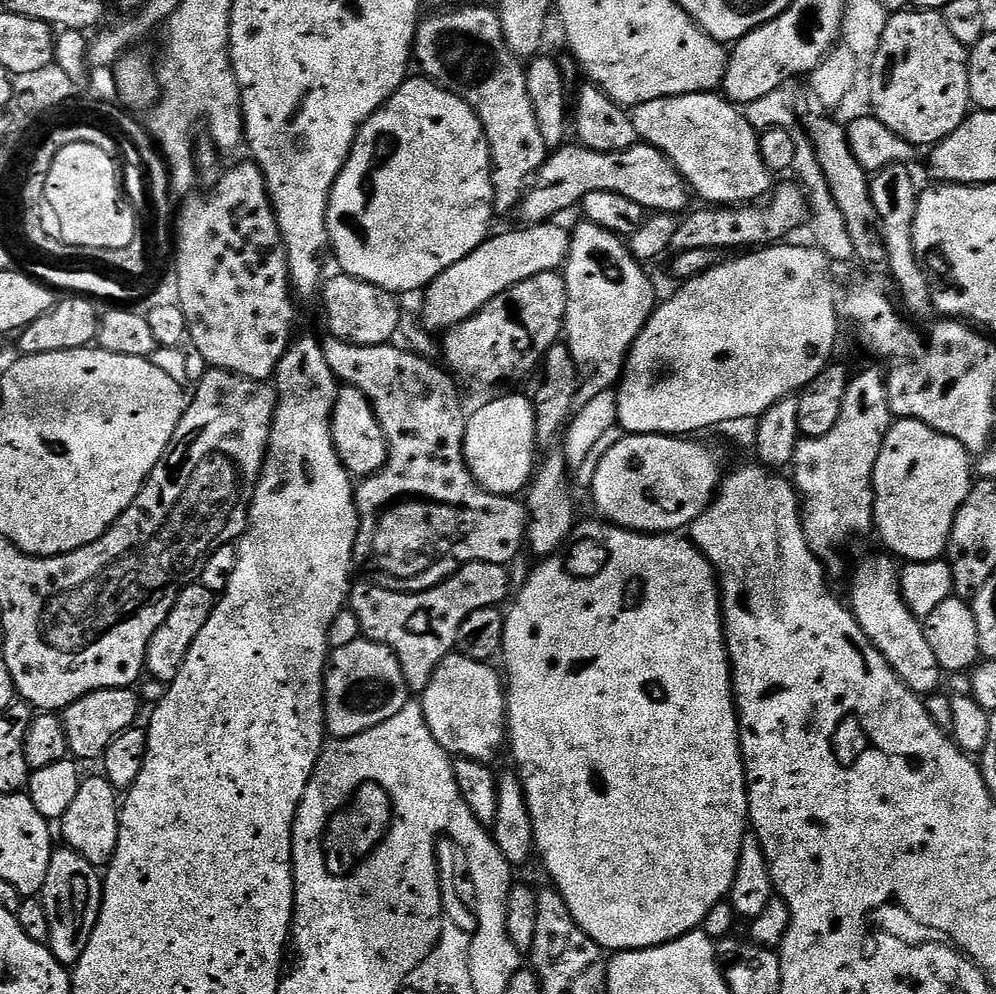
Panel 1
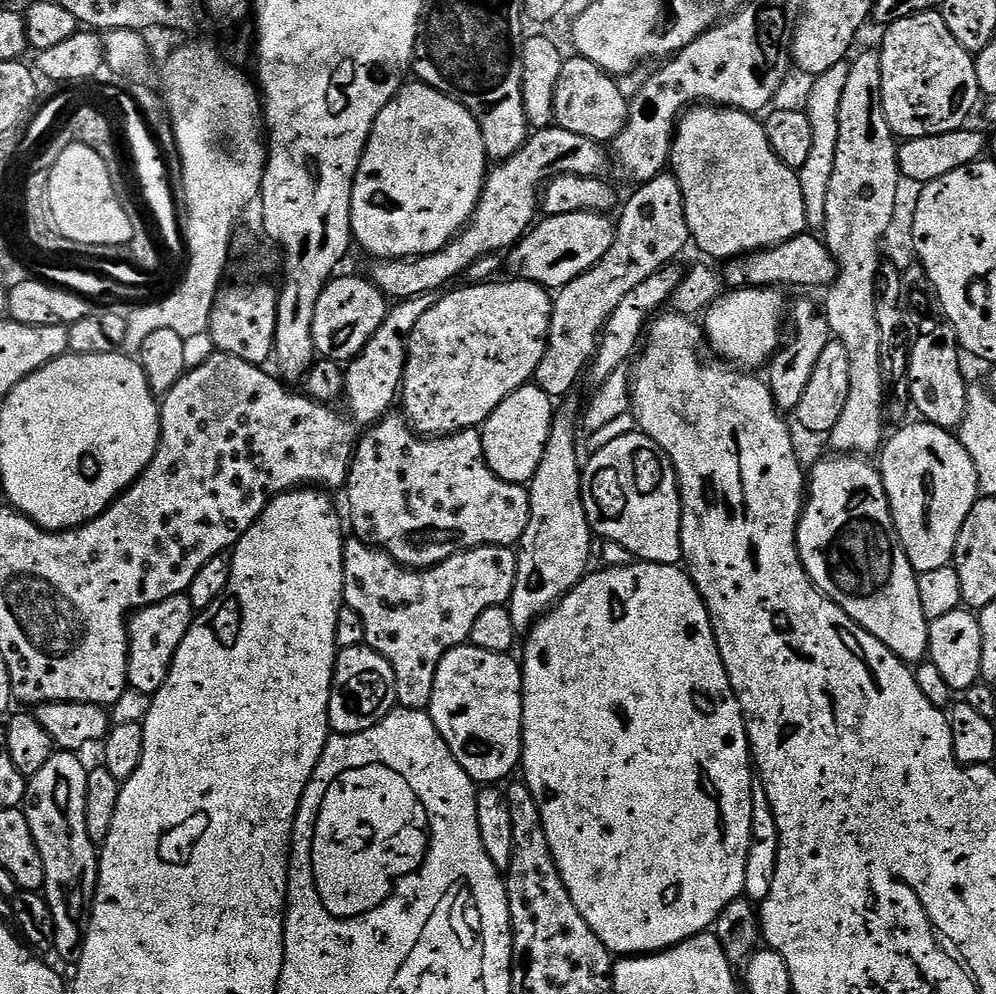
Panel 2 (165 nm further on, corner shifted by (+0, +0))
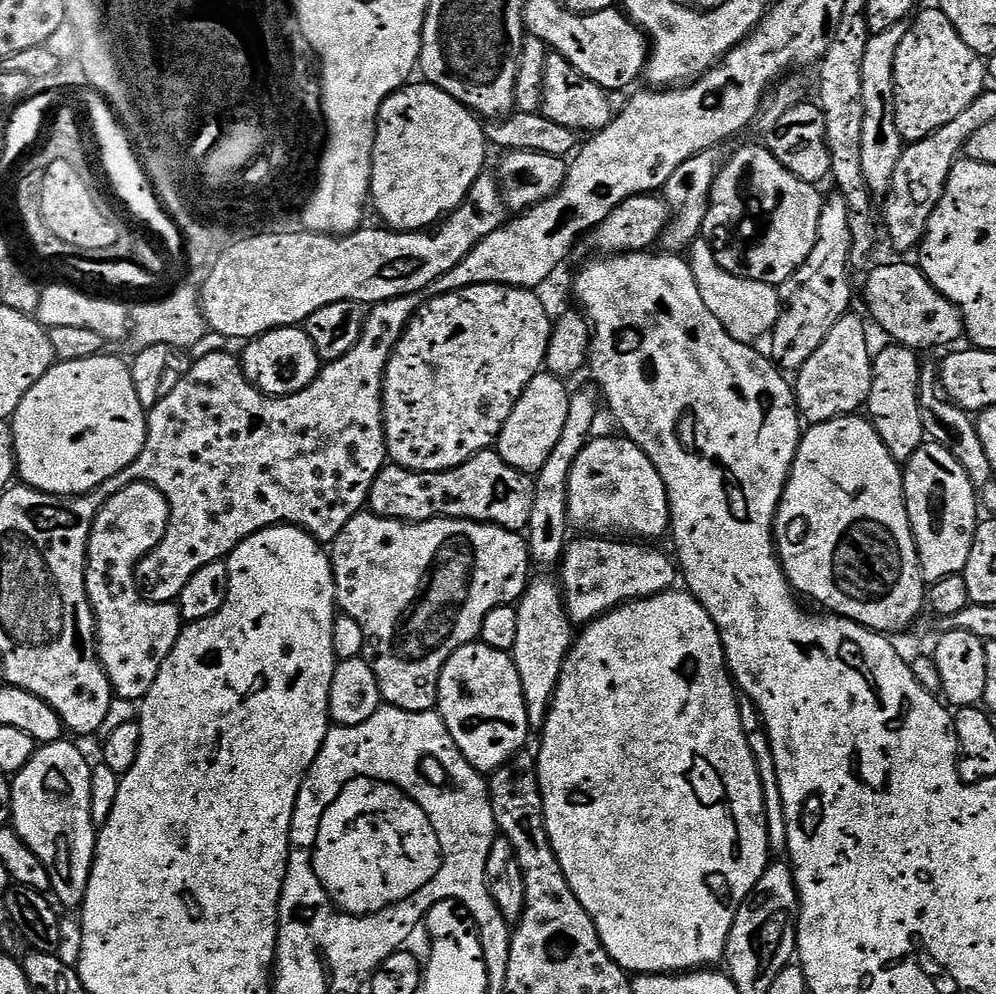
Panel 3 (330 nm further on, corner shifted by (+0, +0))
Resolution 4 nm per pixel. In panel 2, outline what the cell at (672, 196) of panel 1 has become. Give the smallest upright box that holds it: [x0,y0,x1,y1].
[370,126,610,302]

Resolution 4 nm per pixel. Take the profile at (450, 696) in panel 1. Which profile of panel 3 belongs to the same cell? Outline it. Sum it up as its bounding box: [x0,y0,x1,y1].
[436,642,530,774]

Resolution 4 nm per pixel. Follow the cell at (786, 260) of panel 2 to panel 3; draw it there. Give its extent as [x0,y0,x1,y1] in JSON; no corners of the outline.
[864,263,965,348]

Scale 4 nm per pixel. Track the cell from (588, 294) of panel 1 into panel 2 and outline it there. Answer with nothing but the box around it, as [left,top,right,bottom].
[506,398,594,634]

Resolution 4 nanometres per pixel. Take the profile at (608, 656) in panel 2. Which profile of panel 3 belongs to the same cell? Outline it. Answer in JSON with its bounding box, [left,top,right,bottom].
[535,590,770,974]

